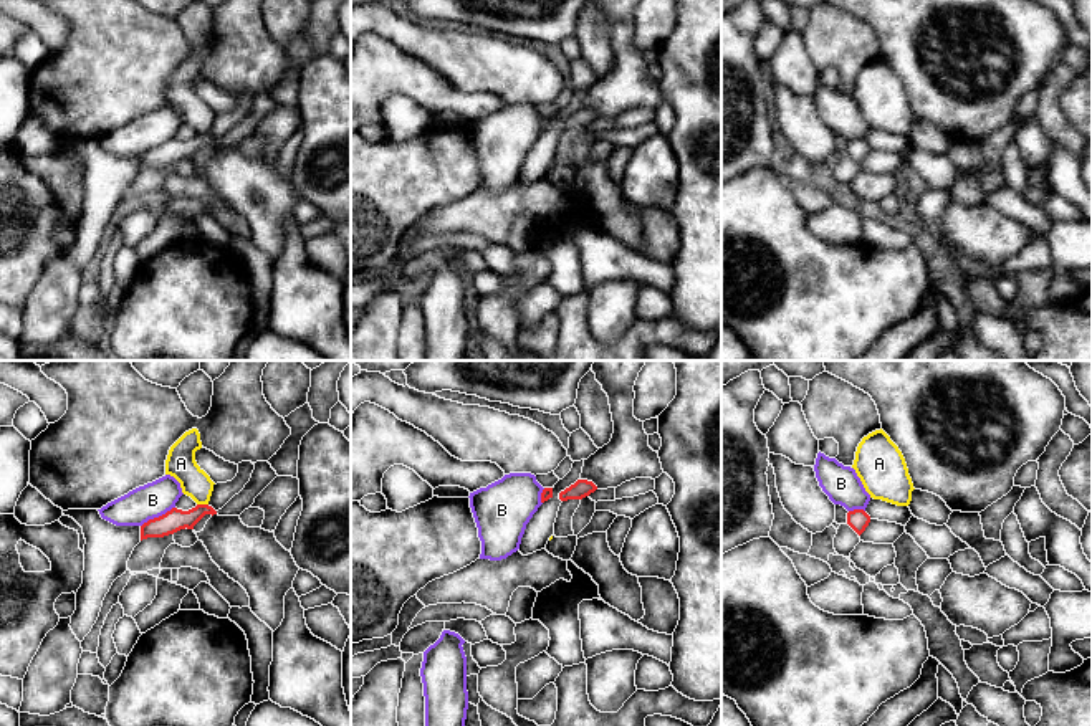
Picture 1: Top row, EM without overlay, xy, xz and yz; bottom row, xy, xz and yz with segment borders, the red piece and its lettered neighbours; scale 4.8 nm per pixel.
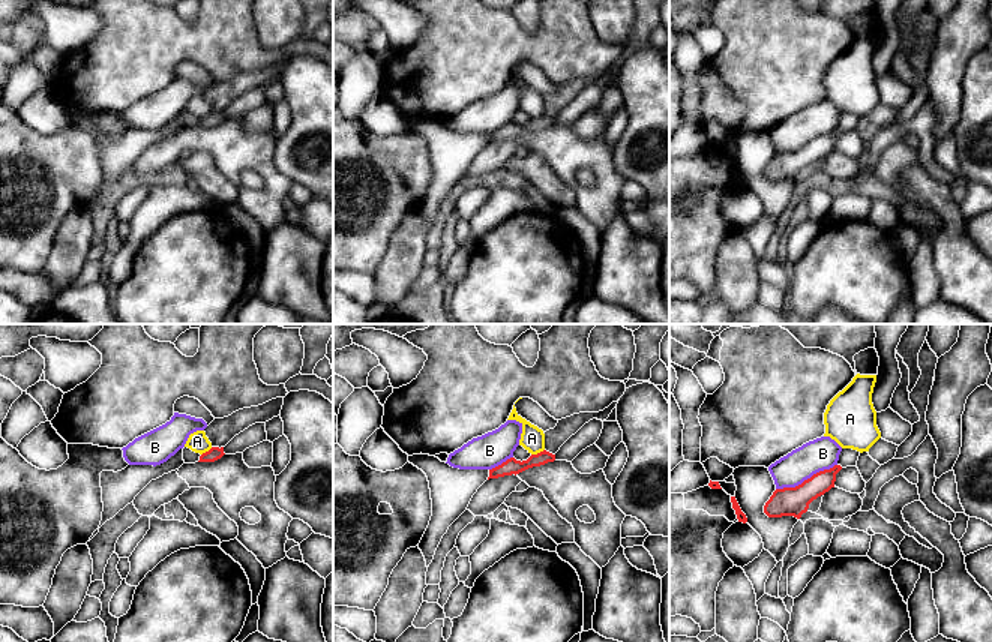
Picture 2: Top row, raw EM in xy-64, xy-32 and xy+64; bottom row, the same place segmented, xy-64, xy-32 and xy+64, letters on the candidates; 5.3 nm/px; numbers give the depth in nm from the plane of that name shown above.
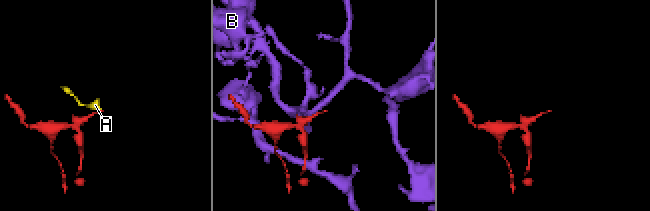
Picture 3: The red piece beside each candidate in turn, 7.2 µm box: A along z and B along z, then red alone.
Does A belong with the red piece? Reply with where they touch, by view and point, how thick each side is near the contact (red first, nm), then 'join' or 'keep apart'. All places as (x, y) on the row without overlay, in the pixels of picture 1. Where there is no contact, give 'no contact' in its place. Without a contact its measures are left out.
contact xy (202, 134); calibres 110 and 150 nm; keep apart

